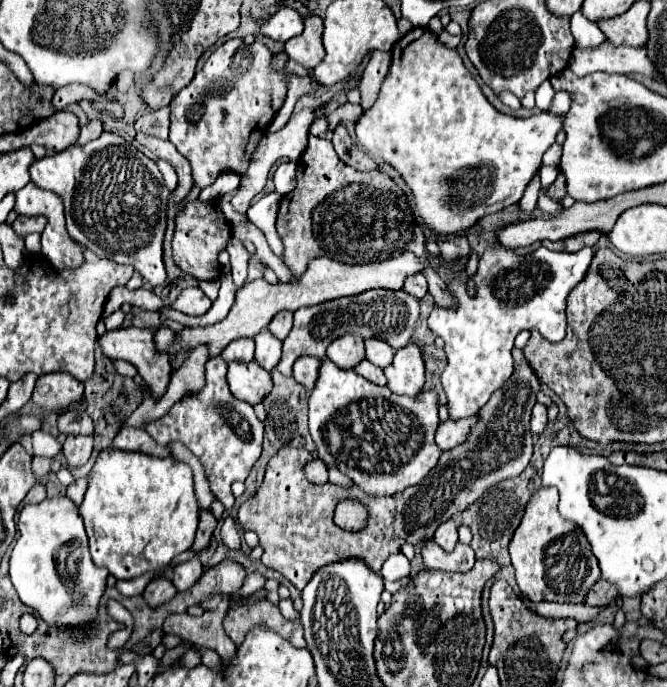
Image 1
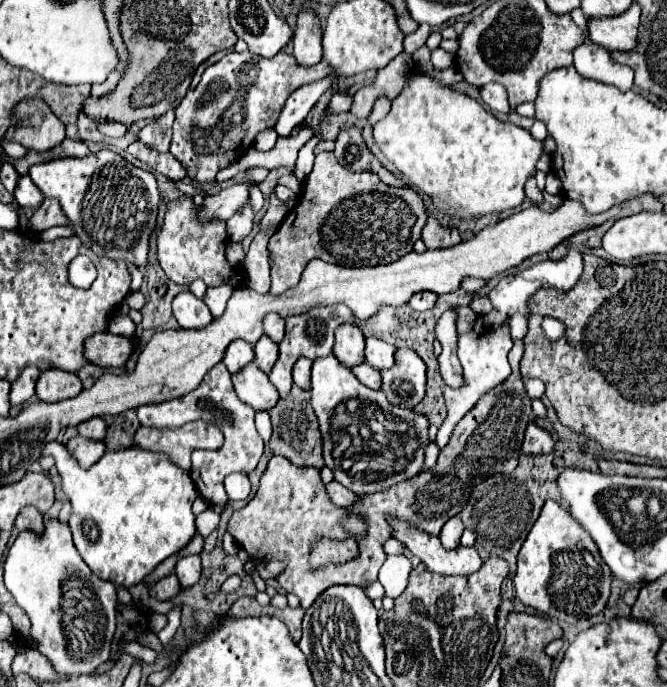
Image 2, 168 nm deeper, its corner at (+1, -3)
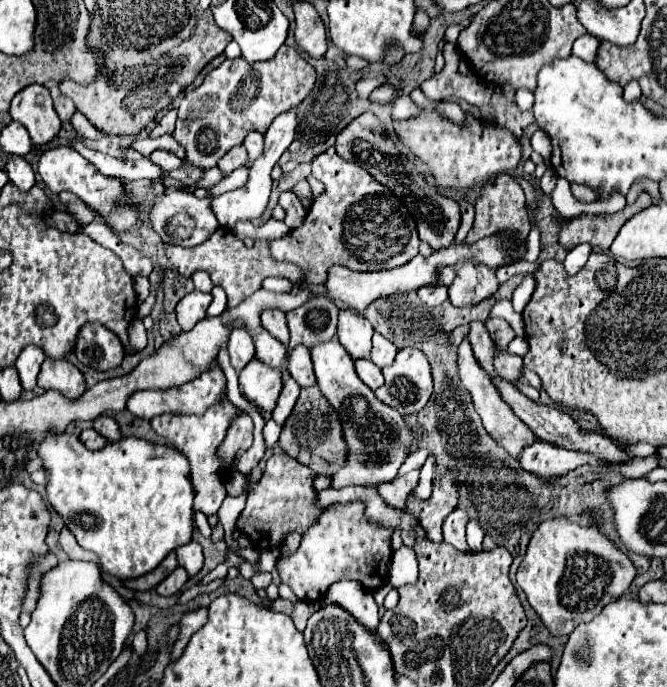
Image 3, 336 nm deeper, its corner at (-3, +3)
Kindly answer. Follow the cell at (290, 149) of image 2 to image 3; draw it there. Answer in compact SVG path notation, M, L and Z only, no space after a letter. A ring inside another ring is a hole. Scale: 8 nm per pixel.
M216 168L204 170L204 176L202 176L196 184L192 184L192 188L188 188L188 192L194 192L194 190L198 190L198 188L208 190L210 186L214 186L214 184L220 182L220 180L222 180L222 172L220 172L220 170L216 170Z

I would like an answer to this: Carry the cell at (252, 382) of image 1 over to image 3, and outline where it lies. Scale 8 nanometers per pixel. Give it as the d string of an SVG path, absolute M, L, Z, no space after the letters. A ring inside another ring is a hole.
M254 358L242 372L240 372L240 392L246 400L254 402L256 406L272 412L280 390L282 390L282 370L270 368Z

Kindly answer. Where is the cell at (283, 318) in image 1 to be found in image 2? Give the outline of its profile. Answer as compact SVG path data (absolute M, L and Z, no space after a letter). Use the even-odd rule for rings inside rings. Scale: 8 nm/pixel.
M266 314L264 316L264 332L266 336L270 336L274 342L282 342L284 338L284 328L286 328L286 322L282 316L278 314Z

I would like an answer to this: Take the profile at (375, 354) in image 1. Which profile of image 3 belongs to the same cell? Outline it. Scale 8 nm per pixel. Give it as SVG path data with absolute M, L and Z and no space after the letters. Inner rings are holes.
M374 334L374 338L372 338L370 360L372 360L378 368L384 368L384 366L392 364L396 352L398 352L398 348L396 348L390 340L386 340L386 338L380 336L380 334Z

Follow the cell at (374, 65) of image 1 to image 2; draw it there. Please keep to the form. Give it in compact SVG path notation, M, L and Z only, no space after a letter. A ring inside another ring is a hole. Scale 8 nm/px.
M380 96L380 98L376 98L376 102L374 102L374 106L372 106L372 112L368 114L368 124L376 124L378 120L382 120L386 114L388 114L388 108L390 108L390 100L386 98L386 96Z

